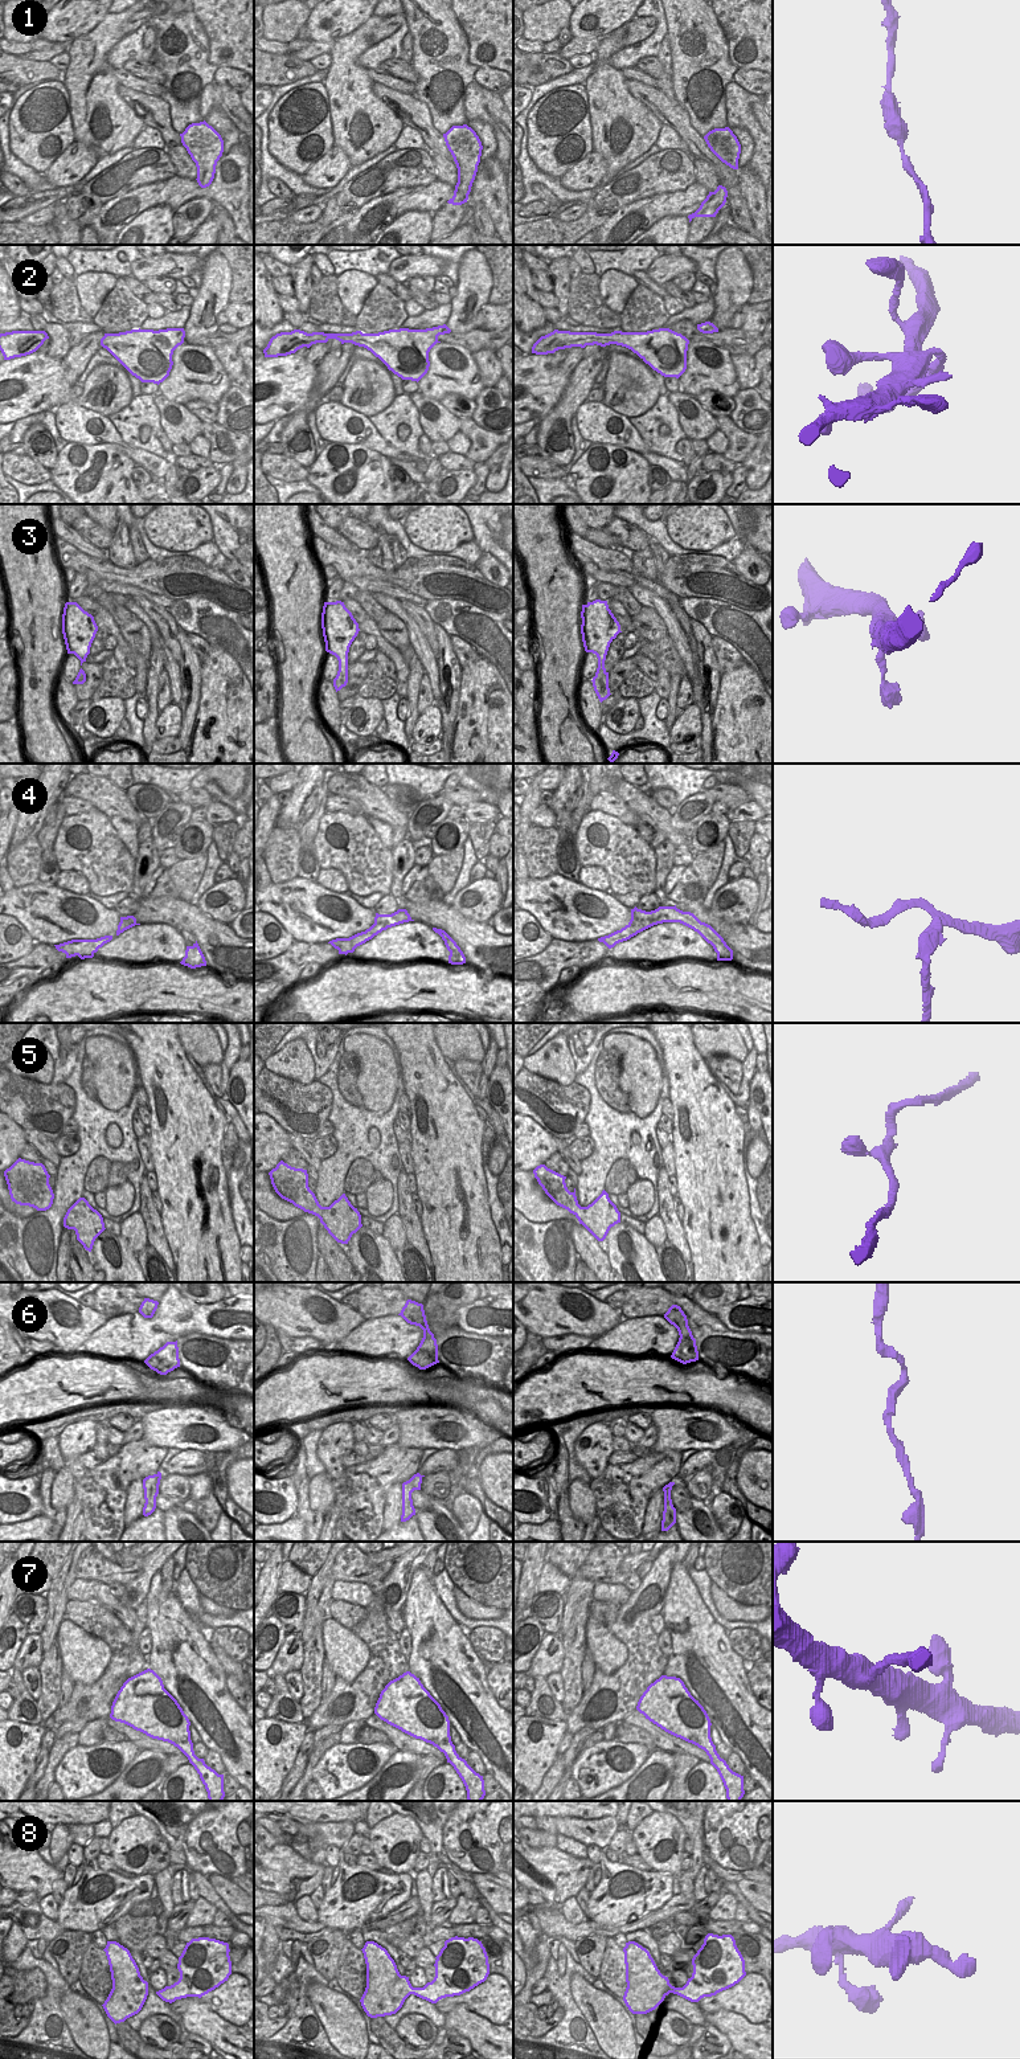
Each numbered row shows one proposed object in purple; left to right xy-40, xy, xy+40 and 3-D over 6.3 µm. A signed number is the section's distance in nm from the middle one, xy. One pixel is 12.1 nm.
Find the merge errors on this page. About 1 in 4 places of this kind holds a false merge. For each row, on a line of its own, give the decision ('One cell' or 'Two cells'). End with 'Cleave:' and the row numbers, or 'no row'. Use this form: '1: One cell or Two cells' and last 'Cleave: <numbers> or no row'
1: One cell
2: Two cells
3: One cell
4: Two cells
5: One cell
6: One cell
7: One cell
8: One cell
Cleave: 2, 4

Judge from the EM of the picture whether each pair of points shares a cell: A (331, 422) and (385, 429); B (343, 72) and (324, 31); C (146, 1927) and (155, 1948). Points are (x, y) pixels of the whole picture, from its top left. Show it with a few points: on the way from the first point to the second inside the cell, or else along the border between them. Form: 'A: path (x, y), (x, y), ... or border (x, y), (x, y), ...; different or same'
A: border (367, 417), (376, 430), (397, 450); different
B: border (360, 24), (351, 32), (334, 40); different
C: border (156, 1933), (143, 1951); different

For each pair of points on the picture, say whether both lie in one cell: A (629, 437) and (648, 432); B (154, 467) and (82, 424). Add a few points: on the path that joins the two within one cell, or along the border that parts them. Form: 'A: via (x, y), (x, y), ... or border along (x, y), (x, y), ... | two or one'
A: border along (627, 418), (650, 451) | two
B: via (135, 454), (123, 447), (111, 436), (99, 436) | one

